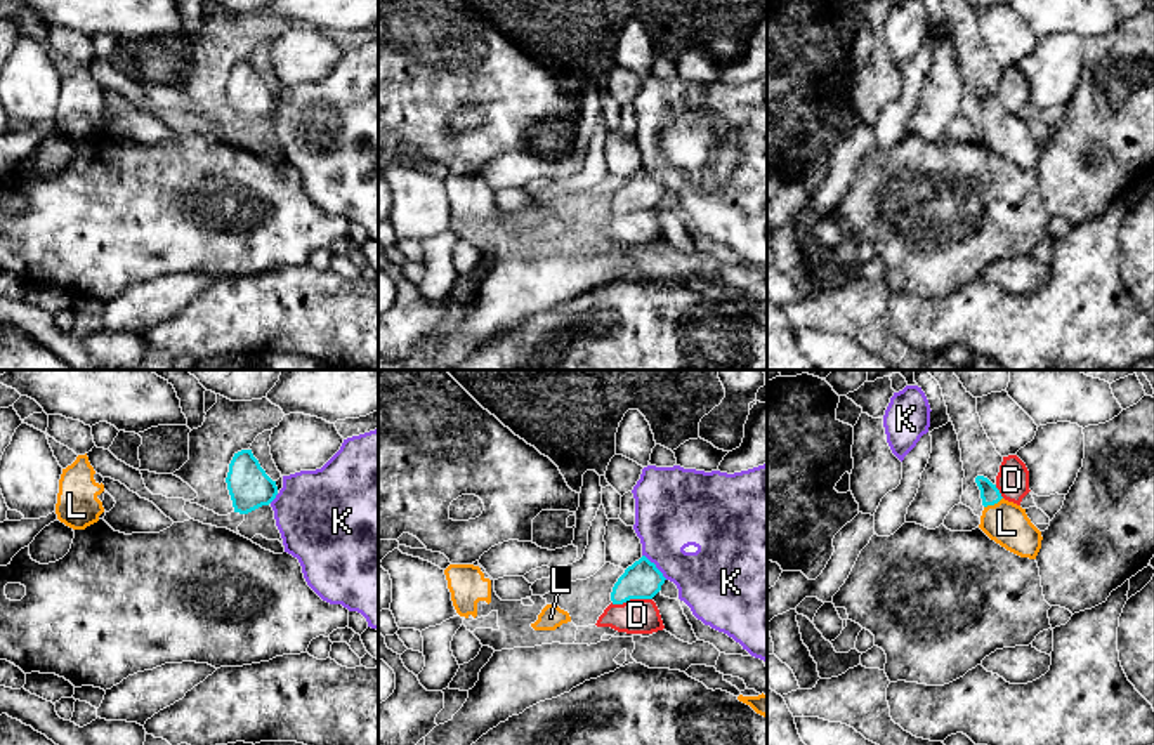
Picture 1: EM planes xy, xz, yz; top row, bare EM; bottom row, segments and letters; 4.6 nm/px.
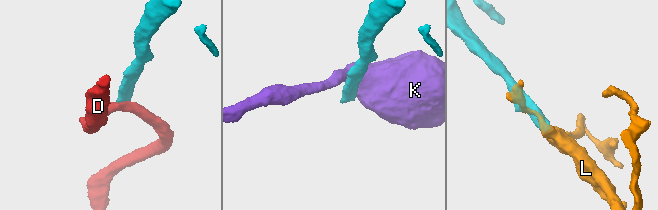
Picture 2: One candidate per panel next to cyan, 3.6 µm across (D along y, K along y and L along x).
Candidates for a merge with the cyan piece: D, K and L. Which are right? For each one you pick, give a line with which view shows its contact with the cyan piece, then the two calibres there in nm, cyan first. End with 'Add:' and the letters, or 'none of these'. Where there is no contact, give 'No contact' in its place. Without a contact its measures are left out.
L: Touches cyan in yz. Thickness 90 nm (cyan) against 200 nm
Add: L

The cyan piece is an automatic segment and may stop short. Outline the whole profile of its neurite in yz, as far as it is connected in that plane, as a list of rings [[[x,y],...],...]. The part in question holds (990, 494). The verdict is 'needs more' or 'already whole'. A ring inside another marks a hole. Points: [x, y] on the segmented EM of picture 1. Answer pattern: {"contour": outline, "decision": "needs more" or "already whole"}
{"contour": [[[977,476],[975,483],[984,505],[979,528],[1006,551],[1036,559],[1043,537],[1027,518],[1026,509],[1005,500],[987,478]]], "decision": "needs more"}

